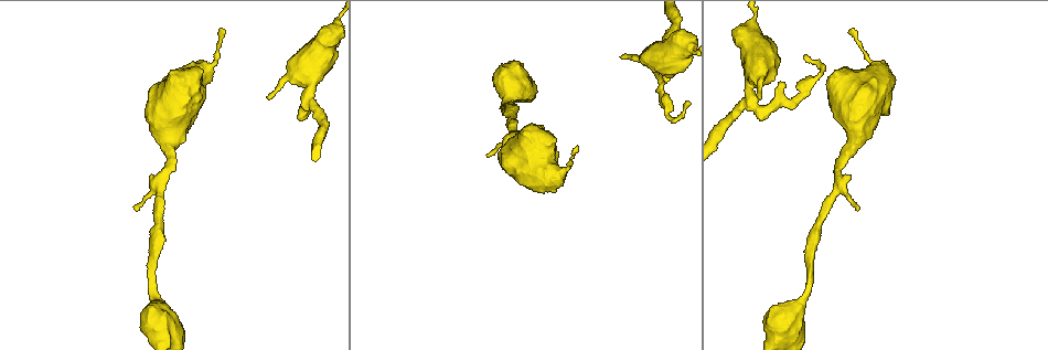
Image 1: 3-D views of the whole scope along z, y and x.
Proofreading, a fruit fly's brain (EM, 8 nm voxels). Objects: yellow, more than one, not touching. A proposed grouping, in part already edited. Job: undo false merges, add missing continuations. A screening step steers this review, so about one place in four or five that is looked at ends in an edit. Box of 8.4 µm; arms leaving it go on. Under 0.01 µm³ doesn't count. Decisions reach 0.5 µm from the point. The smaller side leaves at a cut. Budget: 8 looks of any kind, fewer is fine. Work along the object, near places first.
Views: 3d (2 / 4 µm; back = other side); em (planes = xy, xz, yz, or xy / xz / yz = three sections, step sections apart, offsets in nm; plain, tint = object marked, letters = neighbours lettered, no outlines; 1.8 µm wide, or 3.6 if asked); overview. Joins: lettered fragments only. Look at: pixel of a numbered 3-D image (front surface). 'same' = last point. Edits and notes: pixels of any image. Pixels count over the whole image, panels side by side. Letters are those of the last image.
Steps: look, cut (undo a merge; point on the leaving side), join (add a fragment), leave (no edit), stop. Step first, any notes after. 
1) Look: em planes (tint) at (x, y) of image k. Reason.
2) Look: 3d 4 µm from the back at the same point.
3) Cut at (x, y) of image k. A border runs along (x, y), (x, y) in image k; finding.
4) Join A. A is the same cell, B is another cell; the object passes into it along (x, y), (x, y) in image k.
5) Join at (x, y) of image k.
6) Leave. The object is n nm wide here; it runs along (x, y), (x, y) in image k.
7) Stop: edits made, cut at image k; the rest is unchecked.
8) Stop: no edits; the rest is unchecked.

Look: 3d 4 µm at (780, 82) of image 1. Branch stops here.

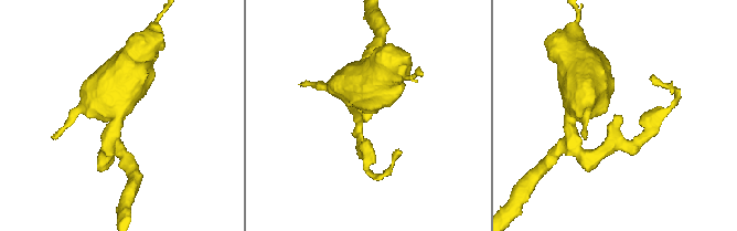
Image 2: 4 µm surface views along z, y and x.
Look: em planes (letters) at (371, 118) of image 2. Shape alone is not enough.

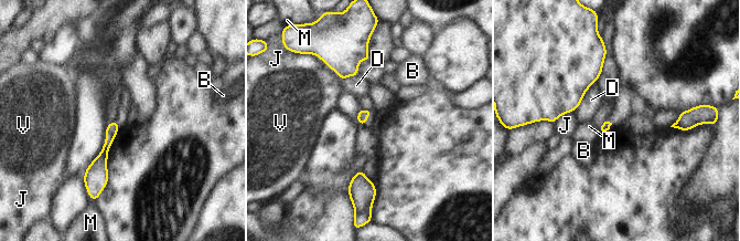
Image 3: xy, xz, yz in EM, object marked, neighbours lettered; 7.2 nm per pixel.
Leave. B, D, J, M and V are other cells; no lettered fragment goes on from it.

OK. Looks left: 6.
Look: em 3.6 µm planes (letters) at (513, 89) of image 1. Calibre changes.

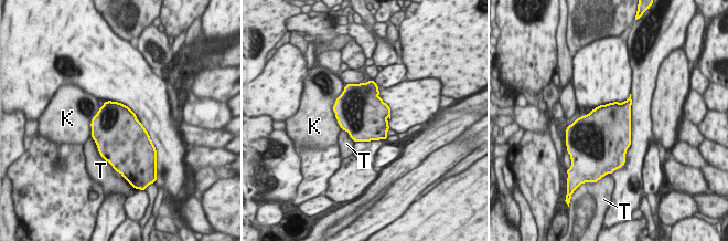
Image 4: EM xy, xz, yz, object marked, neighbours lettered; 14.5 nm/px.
Leave. The longest contact is with K, 550 nm; K and T are other cells; all the same cell.

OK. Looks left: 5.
Look: 3d 2 µm at (224, 31) of image 1.

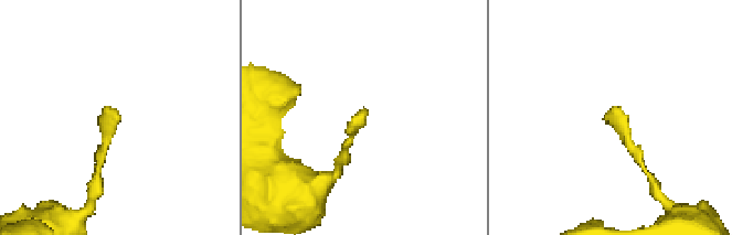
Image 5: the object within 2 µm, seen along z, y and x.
Look: em xy step 16 (letters) at (119, 115) of image 5.

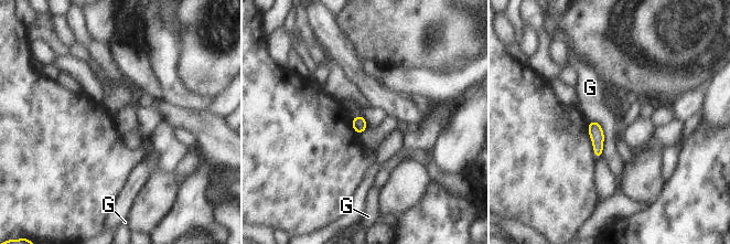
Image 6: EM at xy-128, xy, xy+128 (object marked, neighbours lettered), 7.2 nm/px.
Look: em planes (letters) at the same point.

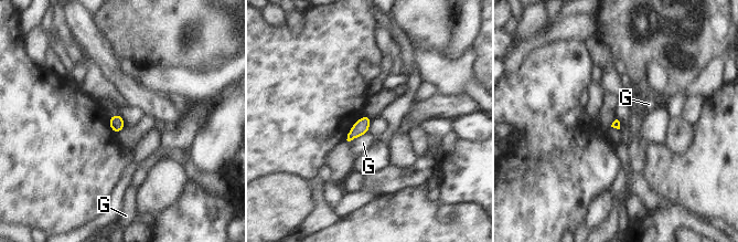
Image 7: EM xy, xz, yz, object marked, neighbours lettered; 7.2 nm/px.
Leave. G is another cell; none of them fits.

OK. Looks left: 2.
Stop: no edits; the rest is unchecked.

